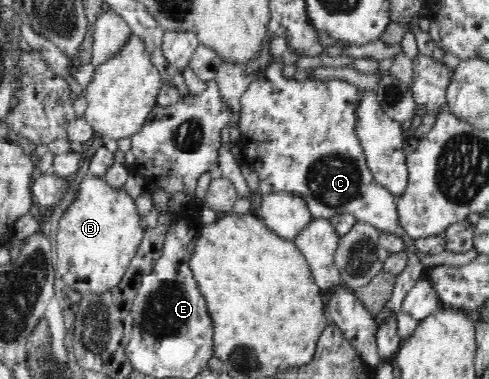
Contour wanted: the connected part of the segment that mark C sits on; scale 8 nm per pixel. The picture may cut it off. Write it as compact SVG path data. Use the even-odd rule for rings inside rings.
M273 55L268 59L268 66L264 76L252 81L239 101L241 139L238 144L244 149L246 155L241 163L258 173L258 191L262 195L283 191L294 192L306 200L306 206L314 218L330 220L335 215L352 214L357 221L369 223L382 233L399 234L399 237L403 239L407 264L395 280L393 293L385 309L378 315L374 315L377 328L385 319L401 312L403 300L410 289L413 289L421 280L425 267L418 258L419 248L416 240L412 239L398 222L397 197L374 179L363 155L361 143L355 133L358 129L355 126L355 109L361 92L344 80L322 81L307 78L305 81L298 81L294 77L286 79L282 75L284 63L279 60L279 57L273 57Z

